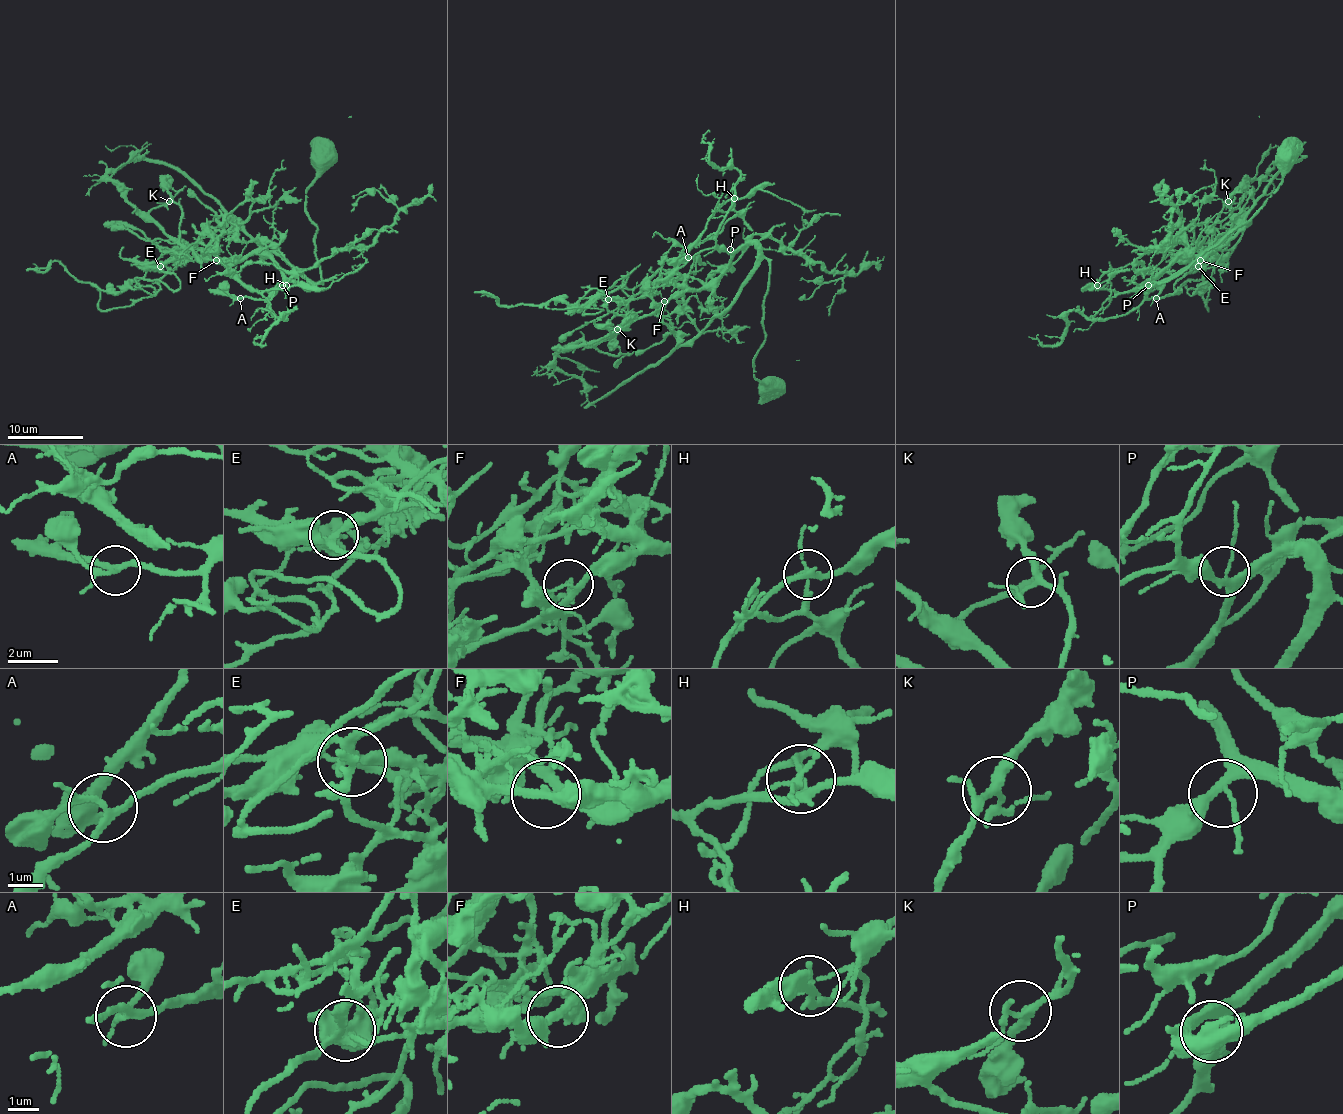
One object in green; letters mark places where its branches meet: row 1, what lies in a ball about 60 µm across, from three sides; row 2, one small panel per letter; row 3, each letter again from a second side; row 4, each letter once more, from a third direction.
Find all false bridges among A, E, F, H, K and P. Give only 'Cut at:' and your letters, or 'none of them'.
Cut at: F, H

